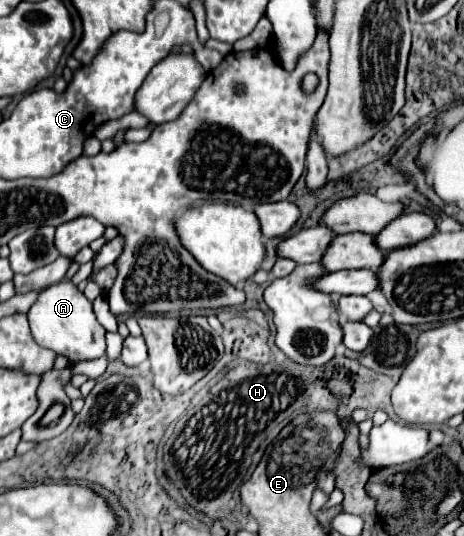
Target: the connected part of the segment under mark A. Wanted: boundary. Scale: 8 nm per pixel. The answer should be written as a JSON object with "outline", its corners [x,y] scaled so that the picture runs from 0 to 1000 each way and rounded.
{"outline":[[[131,524],[84,547],[84,618],[67,618],[80,644],[140,662],[153,681],[226,662],[226,614],[200,584],[200,565],[153,528]]]}

